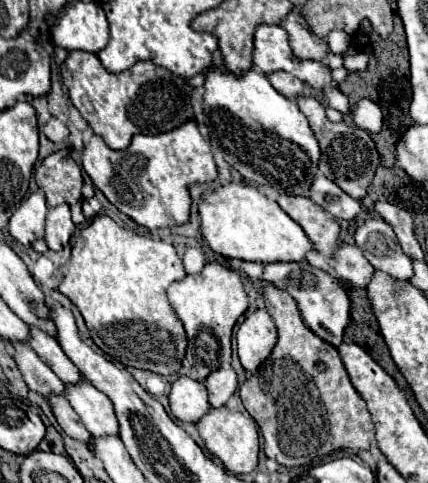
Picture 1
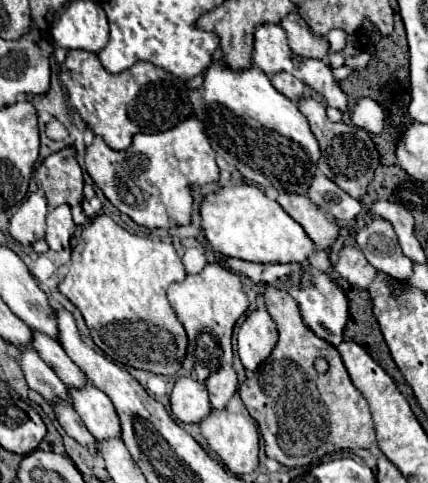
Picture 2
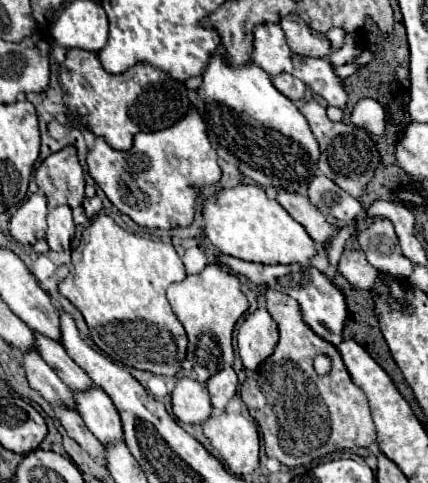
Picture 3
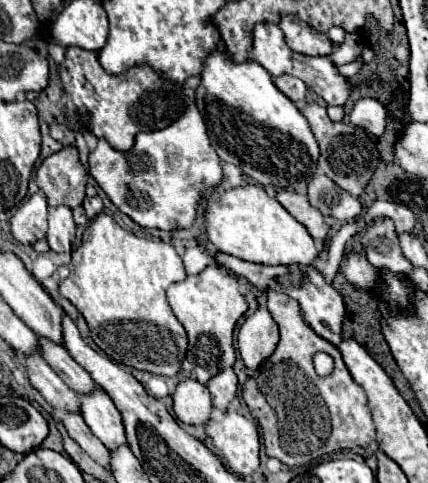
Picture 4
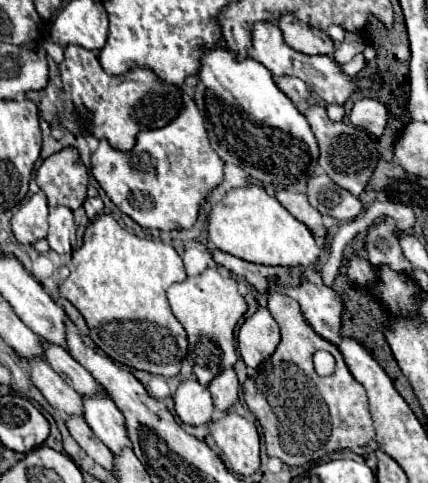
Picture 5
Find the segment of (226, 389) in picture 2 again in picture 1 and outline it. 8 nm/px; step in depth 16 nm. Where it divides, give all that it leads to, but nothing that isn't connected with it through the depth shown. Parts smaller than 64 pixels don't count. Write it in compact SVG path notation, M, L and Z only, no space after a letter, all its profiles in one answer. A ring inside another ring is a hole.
M232 366L226 368L218 368L216 372L212 372L206 380L204 380L206 388L208 388L208 396L210 396L210 404L214 408L222 408L226 406L226 402L230 400L230 396L236 392L238 388L238 380L236 380L236 372L232 370Z

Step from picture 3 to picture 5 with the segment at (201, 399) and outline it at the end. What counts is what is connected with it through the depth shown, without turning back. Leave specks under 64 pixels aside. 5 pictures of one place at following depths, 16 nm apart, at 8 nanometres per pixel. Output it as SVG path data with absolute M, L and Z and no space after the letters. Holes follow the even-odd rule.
M194 378L184 380L178 386L174 394L174 402L176 402L176 414L184 424L204 426L214 416L214 404L208 388Z

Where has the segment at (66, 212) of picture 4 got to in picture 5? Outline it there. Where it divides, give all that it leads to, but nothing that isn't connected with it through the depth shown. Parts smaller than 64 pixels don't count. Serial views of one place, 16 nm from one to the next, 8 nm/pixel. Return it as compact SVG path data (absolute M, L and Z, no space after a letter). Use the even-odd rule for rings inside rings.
M56 206L50 210L50 230L46 240L58 254L68 254L72 250L76 244L76 224L70 208Z

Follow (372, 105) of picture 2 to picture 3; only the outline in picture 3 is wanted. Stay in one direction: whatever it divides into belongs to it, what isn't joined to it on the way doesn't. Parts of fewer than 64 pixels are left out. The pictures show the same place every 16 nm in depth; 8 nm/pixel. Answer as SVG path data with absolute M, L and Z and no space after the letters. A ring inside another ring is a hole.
M358 100L352 114L350 114L352 124L366 128L370 134L380 136L384 132L384 124L386 124L386 114L384 108L374 102L374 100Z

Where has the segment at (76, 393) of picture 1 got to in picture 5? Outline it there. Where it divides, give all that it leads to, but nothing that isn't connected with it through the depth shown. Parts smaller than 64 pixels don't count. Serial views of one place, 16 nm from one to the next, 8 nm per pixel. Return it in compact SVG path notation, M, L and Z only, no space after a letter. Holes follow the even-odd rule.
M108 396L84 398L84 420L112 452L132 448L124 414Z

